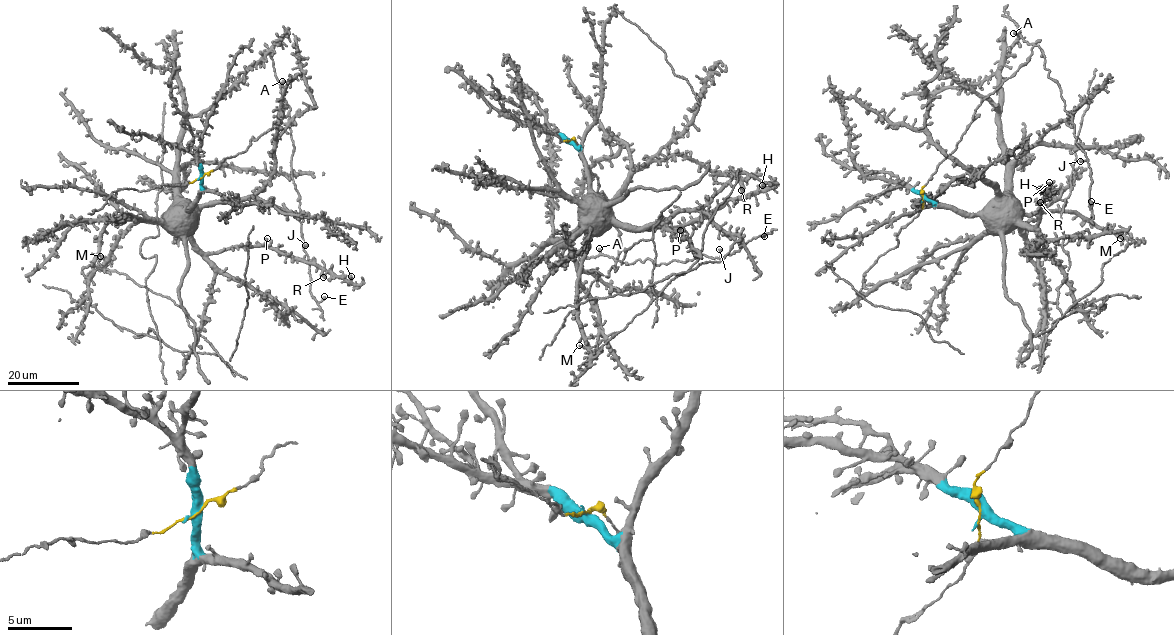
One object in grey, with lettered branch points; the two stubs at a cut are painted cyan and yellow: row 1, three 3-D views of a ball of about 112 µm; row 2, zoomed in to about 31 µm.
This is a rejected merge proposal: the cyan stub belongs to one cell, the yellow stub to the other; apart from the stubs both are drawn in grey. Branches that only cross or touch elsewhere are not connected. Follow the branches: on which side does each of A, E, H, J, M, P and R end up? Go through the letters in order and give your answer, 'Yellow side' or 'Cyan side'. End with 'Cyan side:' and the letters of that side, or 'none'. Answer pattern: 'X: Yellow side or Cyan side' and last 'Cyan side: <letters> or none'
A: Yellow side
E: Yellow side
H: Cyan side
J: Yellow side
M: Cyan side
P: Cyan side
R: Cyan side
Cyan side: H, M, P, R

